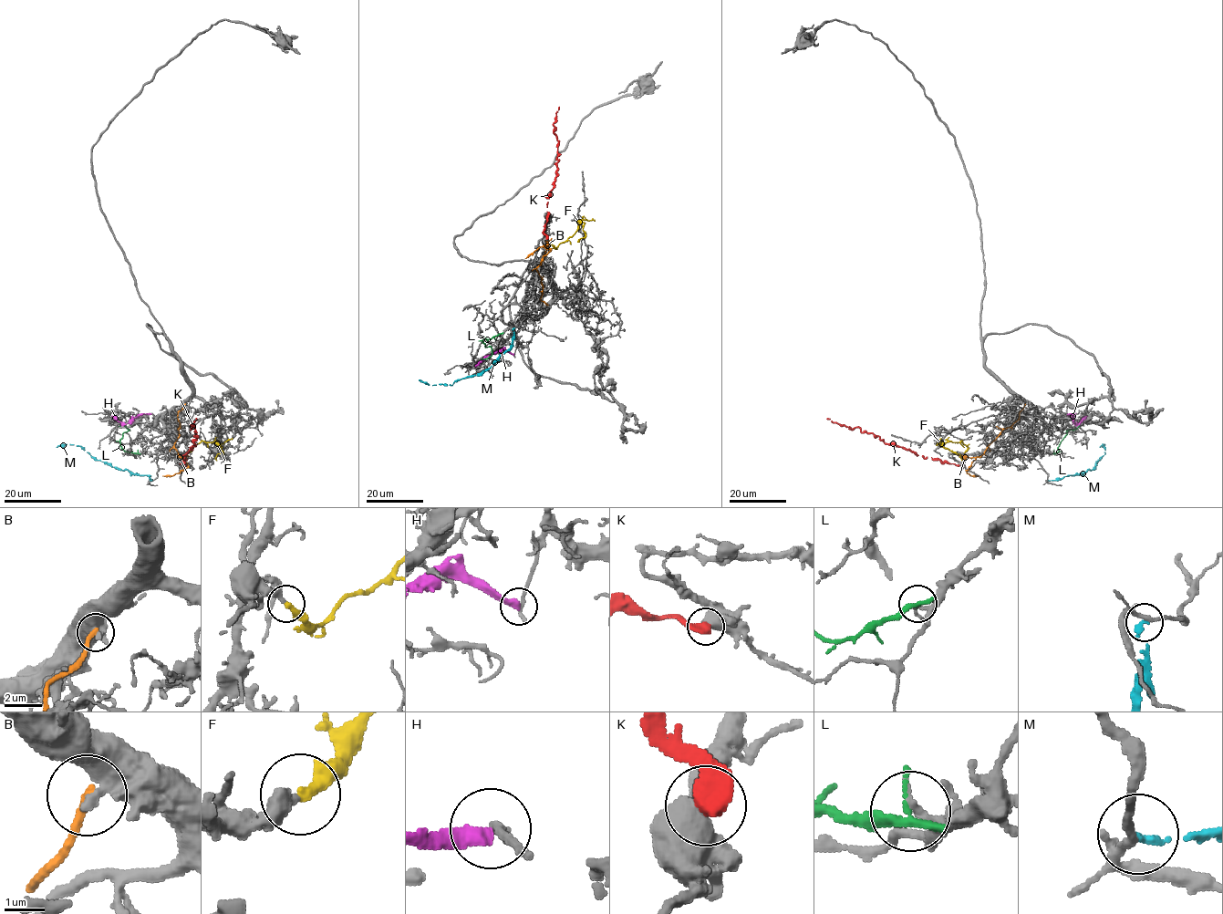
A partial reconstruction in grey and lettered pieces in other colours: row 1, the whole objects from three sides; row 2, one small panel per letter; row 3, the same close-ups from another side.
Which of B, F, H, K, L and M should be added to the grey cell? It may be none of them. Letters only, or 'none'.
F

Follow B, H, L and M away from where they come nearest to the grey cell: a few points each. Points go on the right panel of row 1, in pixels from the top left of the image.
B: (1025, 404), (1020, 418), (1004, 429), (971, 463), (967, 472), (979, 475)
H: (1074, 413), (1071, 414), (1075, 423), (1085, 416)
L: (1053, 452), (1059, 451), (1066, 431), (1079, 426)
M: (1048, 480), (1059, 480), (1092, 469), (1105, 453), (1105, 444), (1099, 447)

